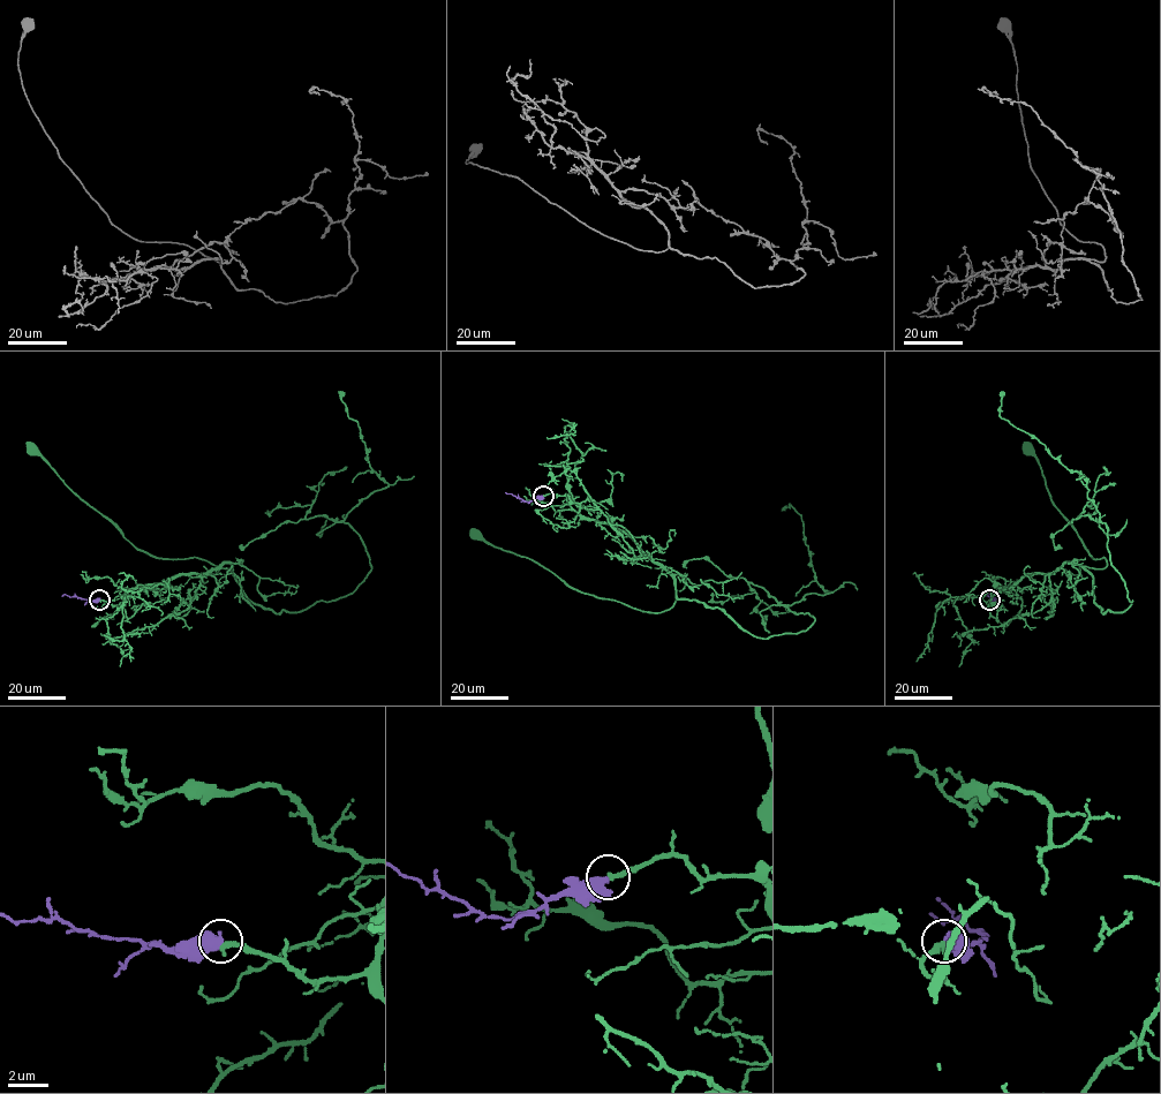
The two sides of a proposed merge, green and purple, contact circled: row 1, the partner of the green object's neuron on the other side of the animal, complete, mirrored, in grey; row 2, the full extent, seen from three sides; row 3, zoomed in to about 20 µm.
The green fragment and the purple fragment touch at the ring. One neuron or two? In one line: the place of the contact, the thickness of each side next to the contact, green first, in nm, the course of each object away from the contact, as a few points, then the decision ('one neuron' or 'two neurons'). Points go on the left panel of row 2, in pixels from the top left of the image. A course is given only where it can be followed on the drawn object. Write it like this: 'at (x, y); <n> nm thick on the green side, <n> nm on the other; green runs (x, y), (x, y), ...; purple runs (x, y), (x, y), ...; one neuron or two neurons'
at (99, 600); 280 nm thick on the green side, 550 nm on the other; green runs (100, 600), (120, 604), (127, 590), (206, 573), (223, 563), (233, 566), (137, 550), (32, 449); purple runs (100, 600), (62, 596); one neuron

